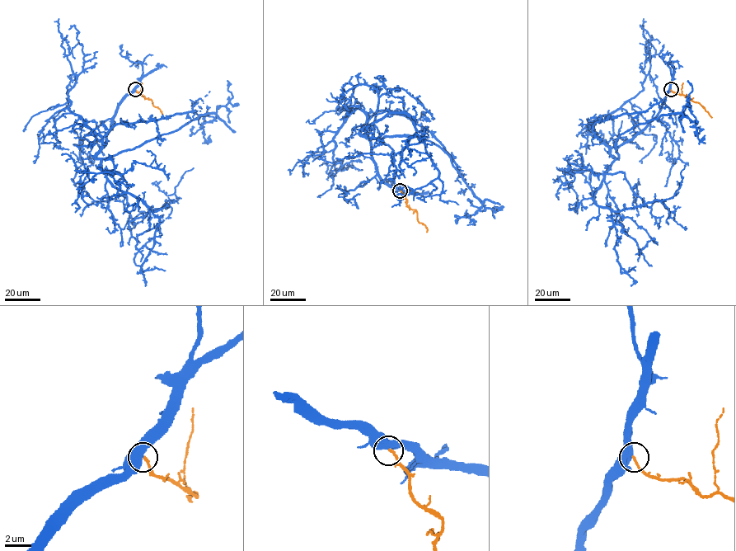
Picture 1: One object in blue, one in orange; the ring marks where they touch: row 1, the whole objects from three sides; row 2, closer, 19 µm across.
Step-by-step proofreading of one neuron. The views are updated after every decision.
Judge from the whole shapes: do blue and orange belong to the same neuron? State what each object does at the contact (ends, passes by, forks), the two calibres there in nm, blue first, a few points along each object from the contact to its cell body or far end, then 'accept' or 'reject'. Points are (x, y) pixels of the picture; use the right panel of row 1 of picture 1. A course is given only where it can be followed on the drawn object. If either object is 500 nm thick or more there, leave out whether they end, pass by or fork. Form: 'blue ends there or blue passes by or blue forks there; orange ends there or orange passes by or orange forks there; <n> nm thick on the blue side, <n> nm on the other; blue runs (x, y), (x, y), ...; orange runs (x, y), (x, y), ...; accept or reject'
blue passes by; orange ends there; 400 nm thick on the blue side, 180 nm on the other; blue runs (670, 89), (658, 114), (611, 149), (615, 159), (593, 200), (621, 211), (660, 200), (686, 228); orange runs (671, 89), (698, 102), (711, 118); accept

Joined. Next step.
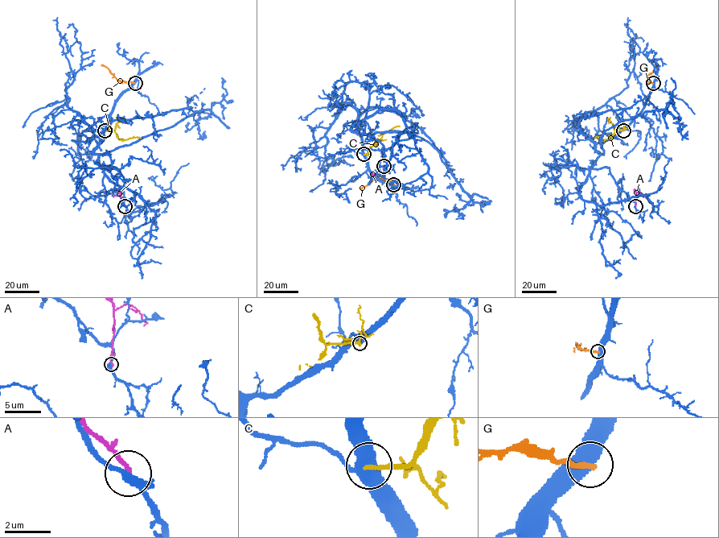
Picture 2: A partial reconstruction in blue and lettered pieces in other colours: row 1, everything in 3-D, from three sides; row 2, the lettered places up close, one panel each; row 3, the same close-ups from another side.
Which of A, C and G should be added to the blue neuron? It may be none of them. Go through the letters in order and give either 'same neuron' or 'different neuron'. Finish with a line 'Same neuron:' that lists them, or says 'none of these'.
A: different neuron
C: different neuron
G: different neuron
Same neuron: none of these

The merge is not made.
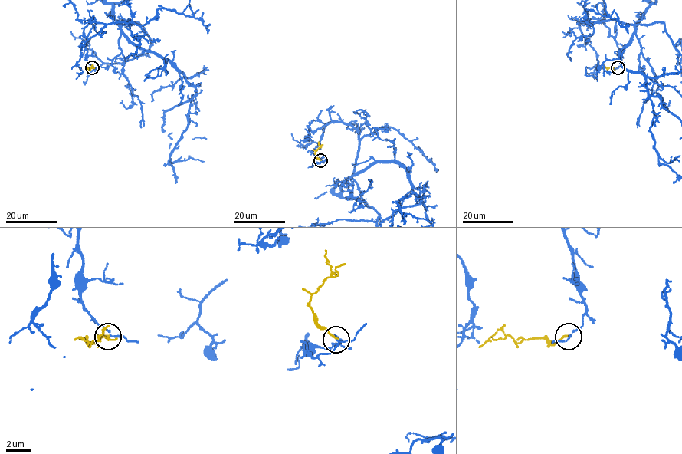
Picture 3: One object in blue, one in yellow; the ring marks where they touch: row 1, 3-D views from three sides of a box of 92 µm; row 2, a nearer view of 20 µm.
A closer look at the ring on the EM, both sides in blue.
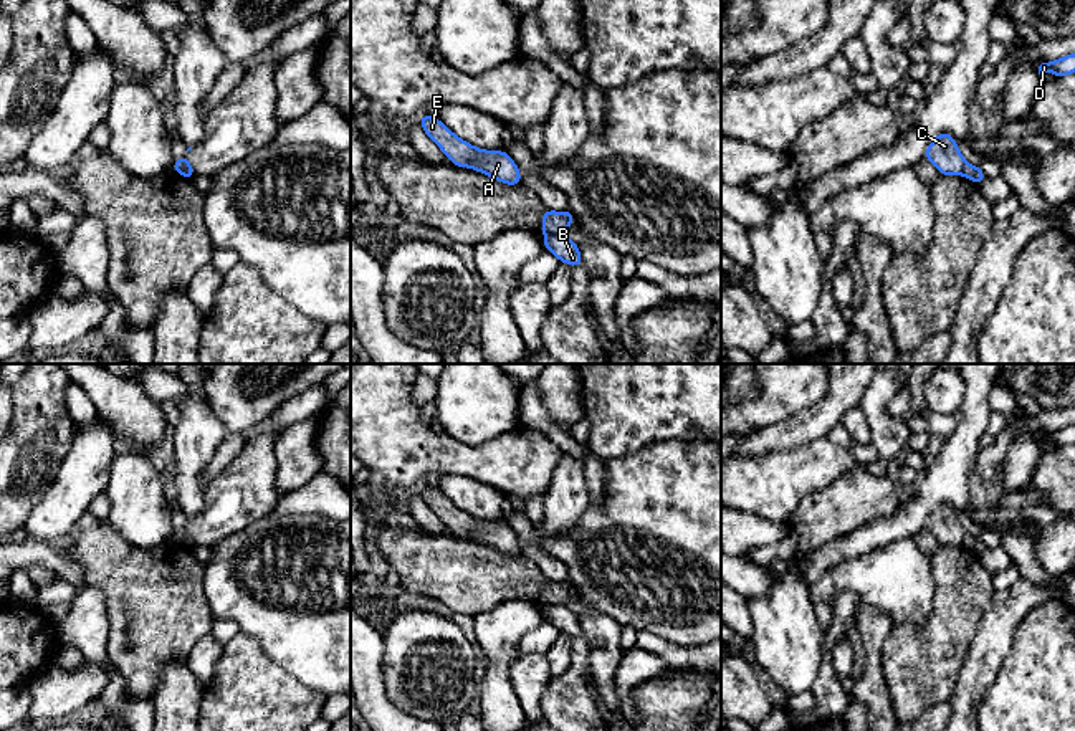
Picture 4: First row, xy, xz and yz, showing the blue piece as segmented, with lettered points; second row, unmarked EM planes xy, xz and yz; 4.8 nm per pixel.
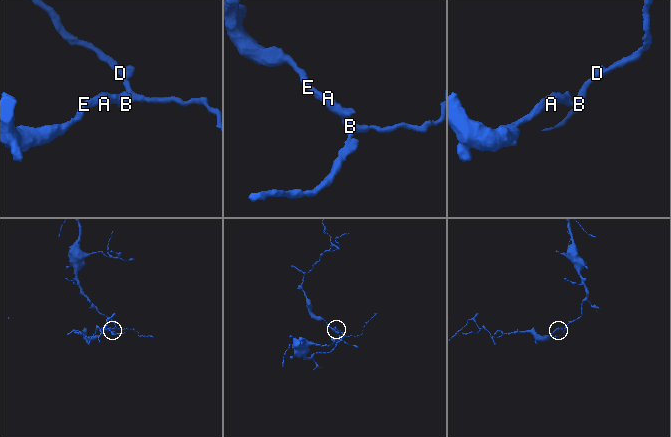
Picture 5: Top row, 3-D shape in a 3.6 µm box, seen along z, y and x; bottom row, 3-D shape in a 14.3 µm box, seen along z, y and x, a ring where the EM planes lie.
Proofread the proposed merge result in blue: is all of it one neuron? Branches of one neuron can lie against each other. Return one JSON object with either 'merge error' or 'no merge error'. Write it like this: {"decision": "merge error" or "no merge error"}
{"decision": "merge error"}

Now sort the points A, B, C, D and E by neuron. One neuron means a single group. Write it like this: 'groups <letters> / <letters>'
groups A C E / B D

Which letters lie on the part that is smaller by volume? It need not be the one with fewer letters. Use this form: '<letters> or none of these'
A, C, E

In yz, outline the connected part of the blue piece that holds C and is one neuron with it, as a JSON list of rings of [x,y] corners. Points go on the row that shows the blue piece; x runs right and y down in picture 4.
[[[949,132],[938,134],[924,150],[924,157],[941,175],[961,175],[966,160]]]

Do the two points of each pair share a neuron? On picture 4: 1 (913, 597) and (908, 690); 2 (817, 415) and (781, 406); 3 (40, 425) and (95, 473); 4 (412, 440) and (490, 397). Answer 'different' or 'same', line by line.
1: different
2: different
3: different
4: different

